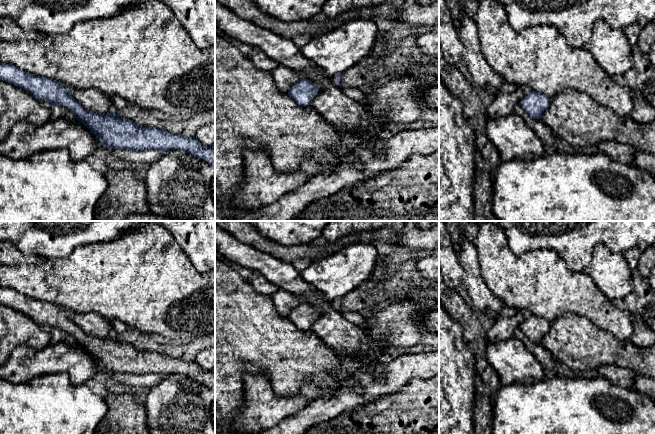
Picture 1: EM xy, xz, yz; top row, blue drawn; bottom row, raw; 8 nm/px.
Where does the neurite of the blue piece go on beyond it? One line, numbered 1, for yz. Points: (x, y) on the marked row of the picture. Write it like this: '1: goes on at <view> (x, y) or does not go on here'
1: does not go on here

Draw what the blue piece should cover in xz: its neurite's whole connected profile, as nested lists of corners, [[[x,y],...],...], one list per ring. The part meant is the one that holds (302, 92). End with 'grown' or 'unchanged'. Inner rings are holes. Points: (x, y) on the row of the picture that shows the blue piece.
[[[301,78],[300,81],[295,83],[289,90],[288,96],[293,99],[296,104],[308,107],[311,105],[312,99],[318,93],[320,87],[311,81]]] | unchanged

